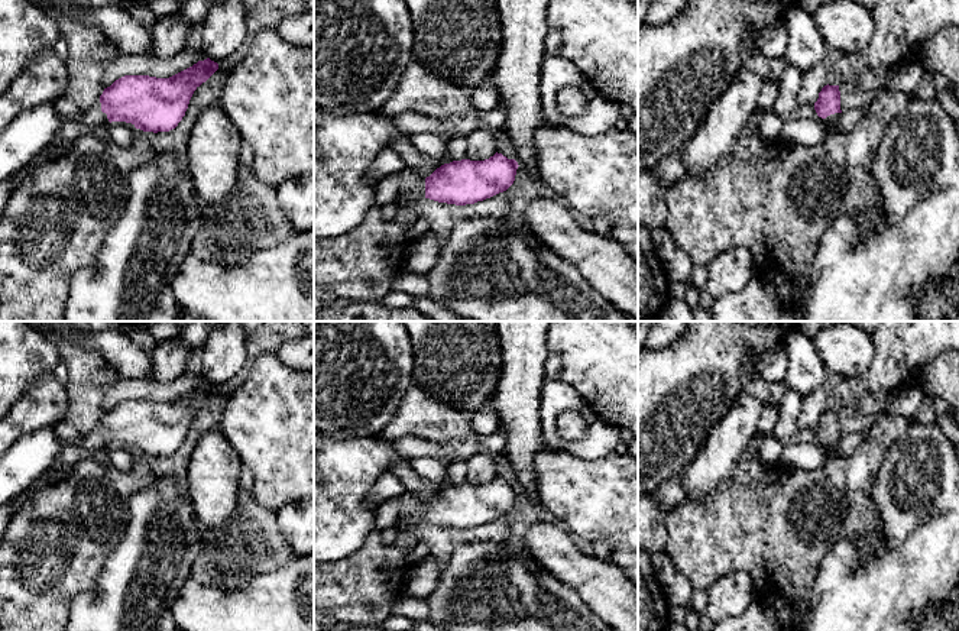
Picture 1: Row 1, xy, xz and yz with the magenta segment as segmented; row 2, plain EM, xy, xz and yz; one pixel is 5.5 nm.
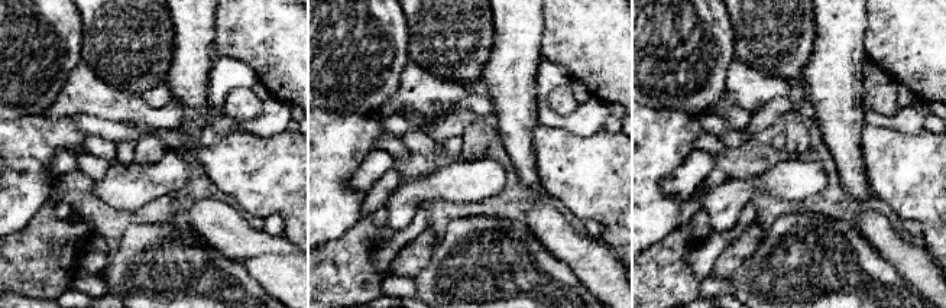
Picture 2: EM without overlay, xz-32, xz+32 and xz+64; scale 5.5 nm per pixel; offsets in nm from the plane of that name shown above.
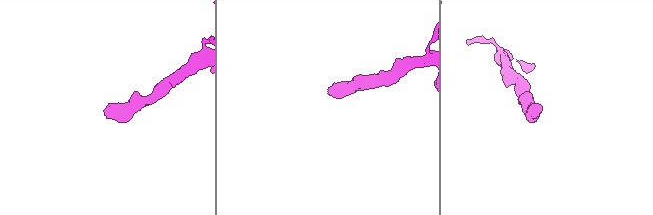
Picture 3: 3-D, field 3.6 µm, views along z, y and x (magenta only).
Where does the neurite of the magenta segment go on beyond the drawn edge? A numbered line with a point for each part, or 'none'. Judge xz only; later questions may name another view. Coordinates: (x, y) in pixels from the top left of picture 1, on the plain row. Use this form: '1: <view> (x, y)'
1: xz (407, 539)

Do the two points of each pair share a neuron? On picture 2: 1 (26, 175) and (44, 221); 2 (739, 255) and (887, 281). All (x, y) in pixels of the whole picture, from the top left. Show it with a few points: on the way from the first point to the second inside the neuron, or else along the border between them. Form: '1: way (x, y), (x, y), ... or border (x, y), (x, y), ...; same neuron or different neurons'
1: border (48, 200), (15, 232); different neurons
2: border (764, 233), (757, 249), (726, 278); different neurons

